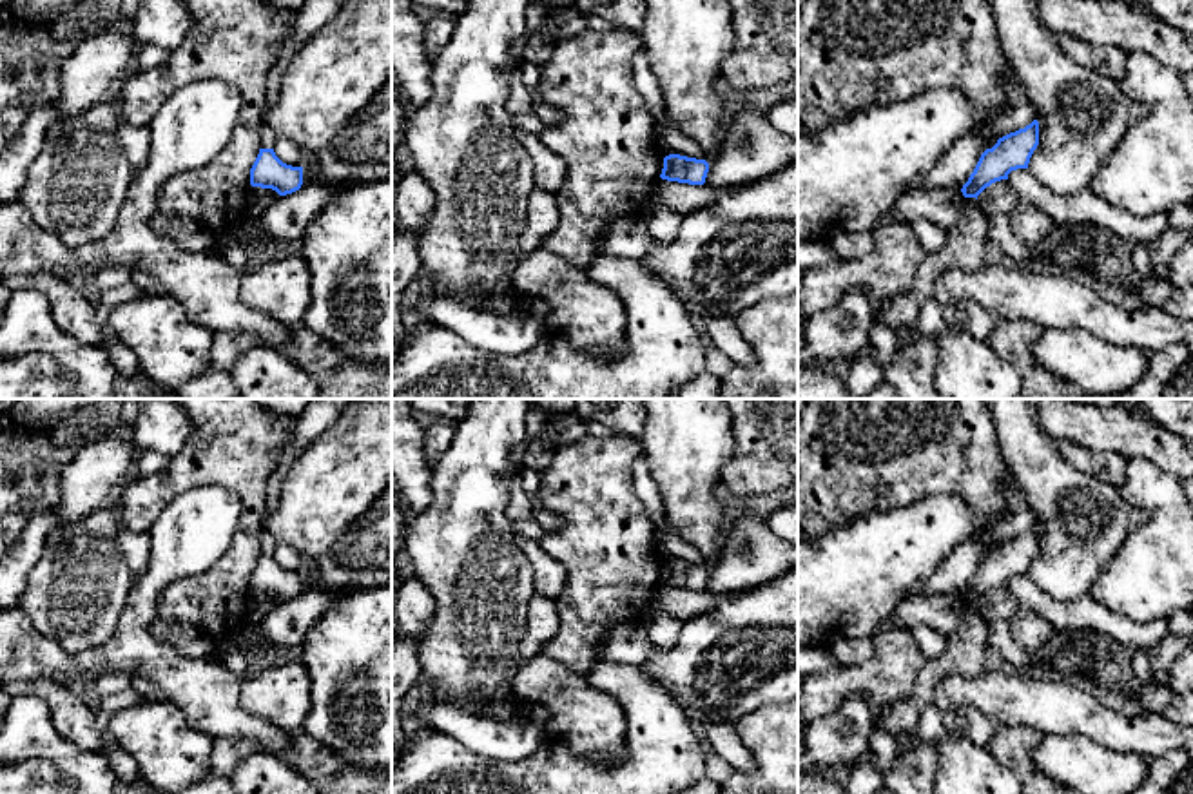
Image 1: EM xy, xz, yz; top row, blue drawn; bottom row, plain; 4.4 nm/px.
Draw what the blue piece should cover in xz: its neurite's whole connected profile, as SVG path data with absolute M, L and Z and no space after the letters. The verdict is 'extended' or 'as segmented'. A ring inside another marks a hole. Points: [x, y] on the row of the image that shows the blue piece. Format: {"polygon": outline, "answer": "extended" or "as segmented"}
{"polygon": "M669 154L664 158L664 169L660 178L667 181L703 185L707 172L709 163L705 160Z", "answer": "as segmented"}

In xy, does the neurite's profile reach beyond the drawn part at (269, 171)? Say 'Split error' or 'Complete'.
Complete

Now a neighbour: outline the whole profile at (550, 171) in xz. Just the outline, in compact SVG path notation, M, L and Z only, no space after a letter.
M515 129L517 140L526 147L533 161L533 181L535 189L557 194L566 181L566 163L564 160L551 152L538 134Z

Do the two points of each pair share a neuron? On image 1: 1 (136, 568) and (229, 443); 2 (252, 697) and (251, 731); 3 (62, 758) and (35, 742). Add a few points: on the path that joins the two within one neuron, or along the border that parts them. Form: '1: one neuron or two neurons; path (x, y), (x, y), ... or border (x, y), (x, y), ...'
1: two neurons; border (120, 521), (131, 530), (147, 533)
2: two neurons; border (240, 689), (240, 702), (249, 711), (287, 733)
3: one neuron; path (55, 751), (42, 742)

